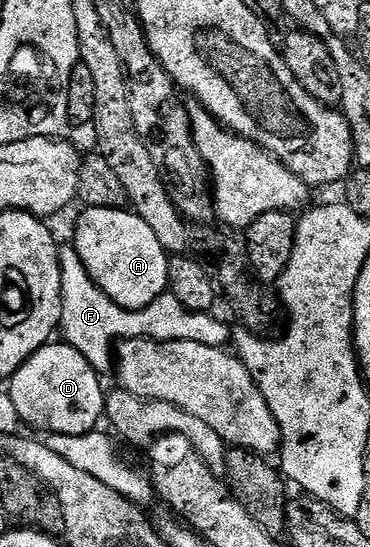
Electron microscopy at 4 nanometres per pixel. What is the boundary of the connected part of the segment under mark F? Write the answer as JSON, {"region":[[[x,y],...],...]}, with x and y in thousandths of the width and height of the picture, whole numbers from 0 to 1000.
{"region":[[[173,450],[162,453],[162,506],[168,508],[168,574],[162,576],[162,600],[168,609],[173,607],[170,620],[189,631],[200,640],[211,640],[222,647],[222,654],[232,654],[232,662],[243,662],[243,669],[257,680],[273,684],[300,682],[308,673],[308,631],[327,618],[343,618],[351,622],[376,622],[381,618],[392,622],[522,622],[524,625],[546,625],[546,633],[578,633],[581,636],[605,636],[614,631],[616,622],[616,600],[595,585],[581,585],[581,576],[557,570],[519,570],[503,559],[492,559],[492,552],[481,552],[481,545],[462,537],[446,537],[432,541],[422,550],[405,552],[386,569],[357,570],[332,565],[330,559],[319,559],[297,543],[286,539],[249,512],[243,501],[235,499],[232,486],[224,484],[222,475],[205,463],[205,457],[195,450]]]}

